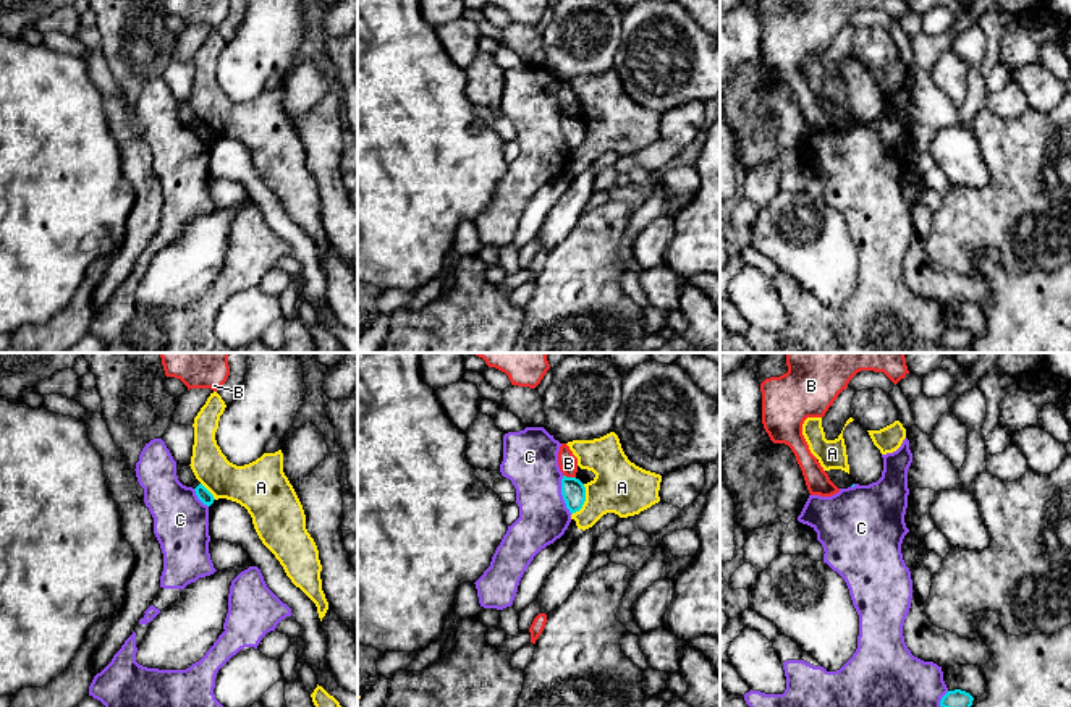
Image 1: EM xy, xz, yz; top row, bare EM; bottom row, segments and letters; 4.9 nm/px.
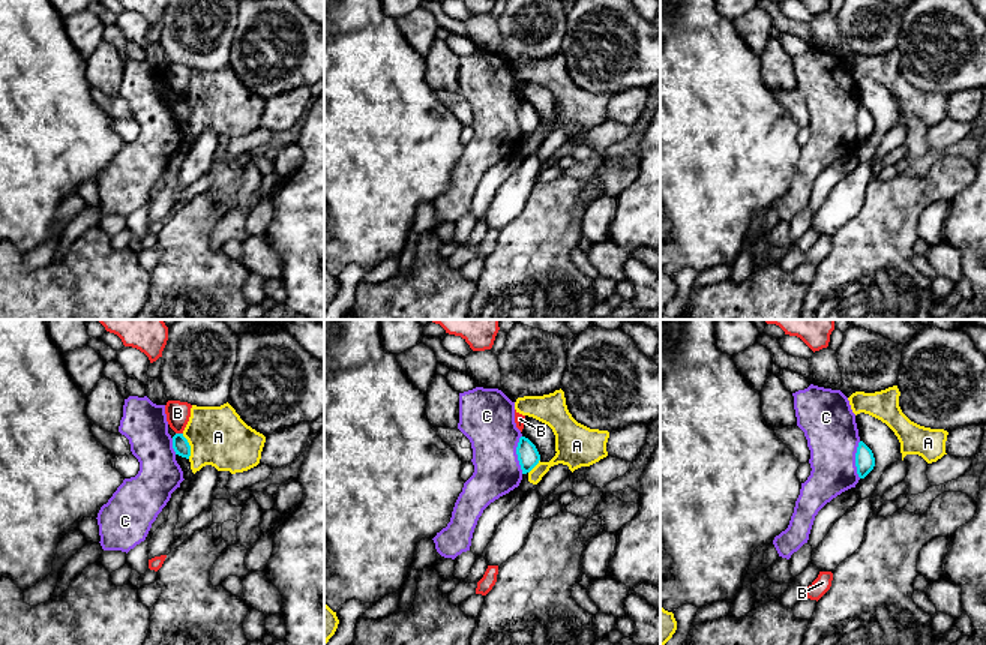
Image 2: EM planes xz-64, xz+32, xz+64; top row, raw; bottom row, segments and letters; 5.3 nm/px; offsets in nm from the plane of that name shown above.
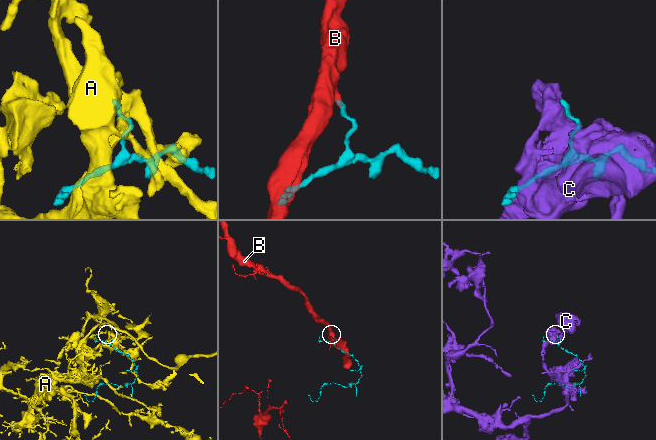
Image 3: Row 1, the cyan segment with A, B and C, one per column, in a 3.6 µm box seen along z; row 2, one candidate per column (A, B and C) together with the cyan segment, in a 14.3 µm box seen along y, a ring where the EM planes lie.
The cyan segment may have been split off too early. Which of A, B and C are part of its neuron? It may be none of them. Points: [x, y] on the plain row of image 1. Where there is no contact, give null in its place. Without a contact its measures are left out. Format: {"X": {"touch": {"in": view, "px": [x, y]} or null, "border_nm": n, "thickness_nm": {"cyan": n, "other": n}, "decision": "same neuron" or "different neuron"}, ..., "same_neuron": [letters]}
{"A": {"touch": {"in": "xz", "px": [584, 138]}, "border_nm": 170, "thickness_nm": {"cyan": 120, "other": 260}, "decision": "different neuron"}, "B": {"touch": {"in": "xz", "px": [570, 115]}, "border_nm": 70, "thickness_nm": {"cyan": 120, "other": 100}, "decision": "different neuron"}, "C": {"touch": {"in": "xz", "px": [562, 131]}, "border_nm": 200, "thickness_nm": {"cyan": 120, "other": 280}, "decision": "different neuron"}, "same_neuron": []}

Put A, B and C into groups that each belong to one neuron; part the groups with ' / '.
A / B / C

